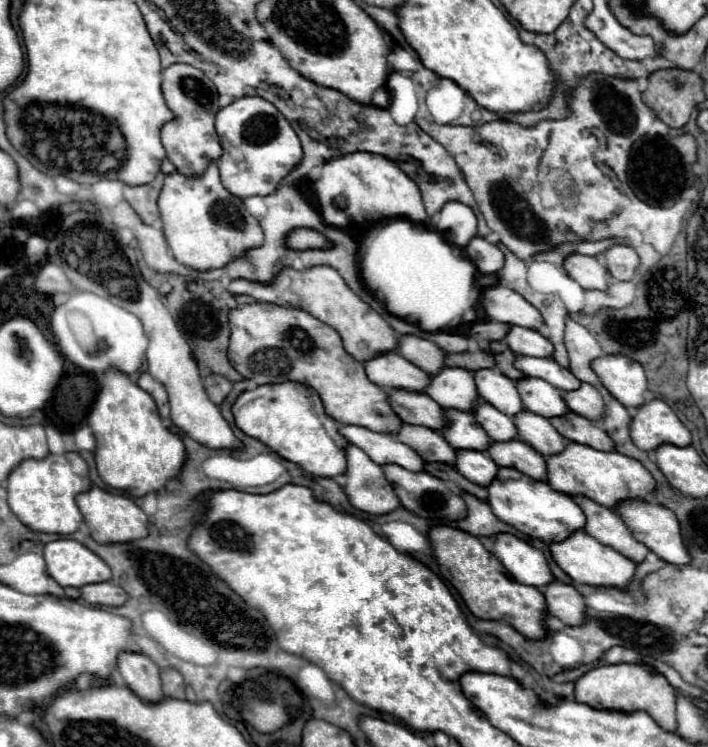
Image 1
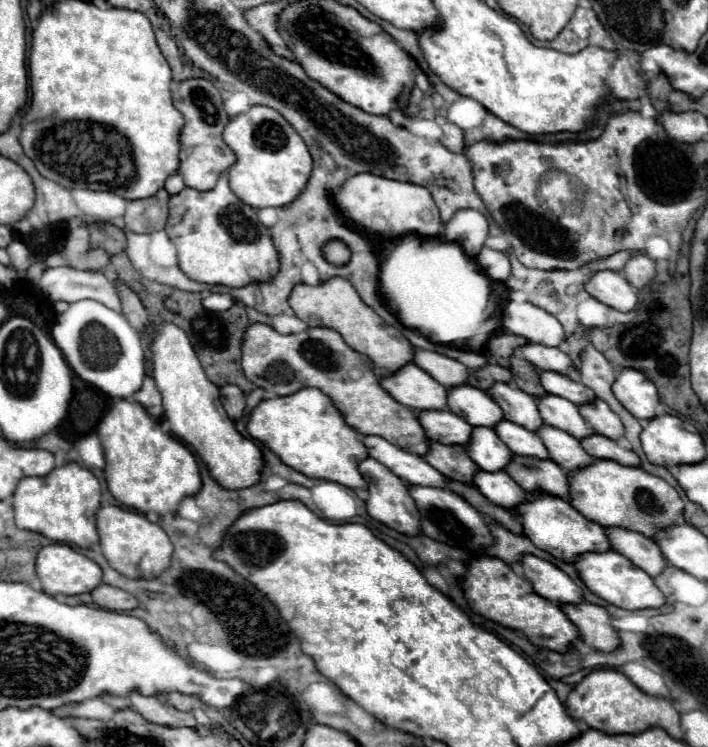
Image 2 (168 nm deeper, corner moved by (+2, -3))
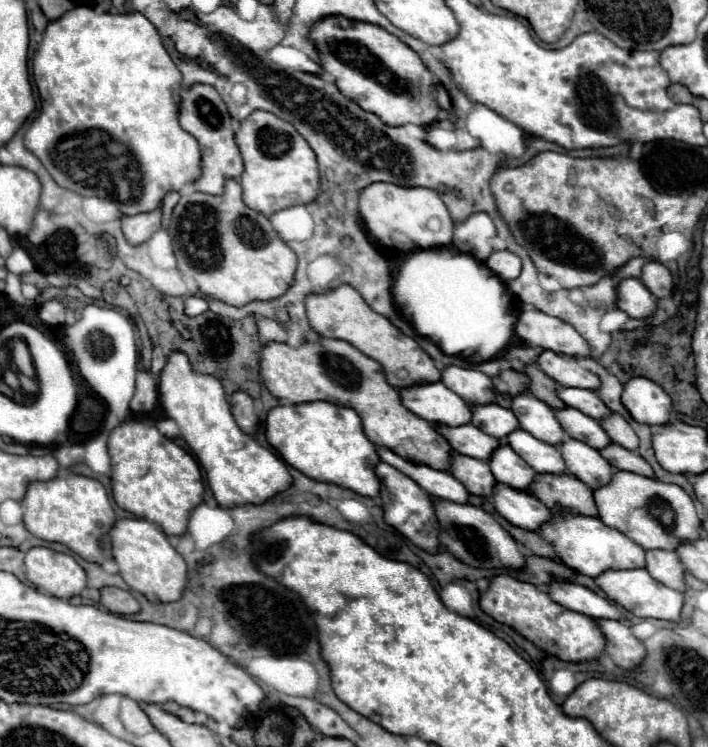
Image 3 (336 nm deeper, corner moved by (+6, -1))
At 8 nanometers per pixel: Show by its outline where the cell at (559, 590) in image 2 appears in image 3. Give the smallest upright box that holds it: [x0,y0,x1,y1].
[548,581,626,623]

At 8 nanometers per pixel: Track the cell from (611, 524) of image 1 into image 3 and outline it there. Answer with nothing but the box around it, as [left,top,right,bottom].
[646,549,686,591]

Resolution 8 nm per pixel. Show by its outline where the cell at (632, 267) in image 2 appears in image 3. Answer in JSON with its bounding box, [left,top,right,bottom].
[640,261,672,297]

